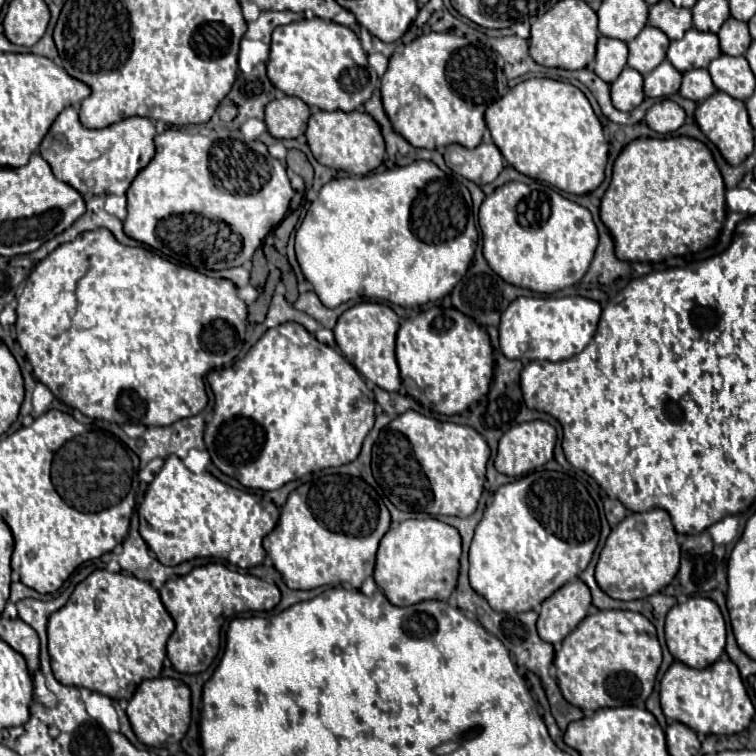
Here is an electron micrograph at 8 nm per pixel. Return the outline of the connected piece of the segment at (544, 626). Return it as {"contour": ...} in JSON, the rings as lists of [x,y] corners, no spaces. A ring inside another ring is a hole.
{"contour":[[[579,578],[561,586],[553,596],[541,604],[537,632],[545,642],[559,648],[561,640],[571,634],[587,616],[591,606],[591,592]]]}

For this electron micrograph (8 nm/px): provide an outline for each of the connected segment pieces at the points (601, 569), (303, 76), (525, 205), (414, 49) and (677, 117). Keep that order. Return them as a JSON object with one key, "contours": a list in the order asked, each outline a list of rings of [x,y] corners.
{"contours":[[[[661,508],[627,514],[609,534],[595,568],[599,588],[617,600],[637,600],[663,590],[679,570],[681,548],[669,514]]],[[[303,18],[273,30],[267,76],[275,88],[301,98],[309,106],[343,112],[365,104],[379,84],[375,70],[371,74],[367,52],[357,34],[347,26],[323,18]]],[[[507,182],[479,208],[483,256],[509,284],[551,294],[577,284],[591,266],[597,248],[597,226],[591,212],[555,192],[545,182]]],[[[425,34],[407,44],[401,52],[395,52],[389,60],[389,68],[381,78],[381,98],[383,98],[383,108],[395,128],[397,134],[401,134],[411,146],[415,148],[437,148],[445,144],[461,144],[465,148],[475,148],[479,146],[483,132],[485,132],[485,120],[483,114],[493,104],[499,100],[499,92],[495,86],[495,66],[487,58],[487,54],[477,48],[467,44],[463,38],[457,38],[453,34]]],[[[663,100],[647,110],[645,120],[651,130],[659,134],[669,134],[675,132],[685,122],[685,110],[673,100]]]]}

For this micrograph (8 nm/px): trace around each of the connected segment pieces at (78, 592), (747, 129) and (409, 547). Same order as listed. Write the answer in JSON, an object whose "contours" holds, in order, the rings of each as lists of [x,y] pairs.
{"contours":[[[[95,570],[75,586],[69,602],[49,616],[47,634],[53,674],[65,686],[81,686],[113,700],[129,700],[141,680],[161,674],[165,644],[173,630],[175,622],[149,582]]],[[[715,92],[713,96],[709,96],[707,100],[703,100],[697,110],[695,110],[695,120],[701,128],[701,132],[719,148],[719,152],[723,154],[723,158],[731,164],[737,166],[741,164],[751,152],[753,152],[753,138],[755,138],[755,130],[751,128],[749,122],[749,114],[745,110],[745,102],[731,98],[725,92]]],[[[435,518],[405,520],[393,526],[381,540],[373,578],[395,606],[413,606],[423,600],[447,600],[457,586],[461,558],[459,532]]]]}

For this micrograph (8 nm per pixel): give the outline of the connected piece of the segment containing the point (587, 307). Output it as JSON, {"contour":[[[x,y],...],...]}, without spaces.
{"contour":[[[521,296],[515,298],[501,316],[499,344],[507,358],[515,360],[567,360],[581,352],[597,330],[601,306],[595,300],[581,296]]]}

